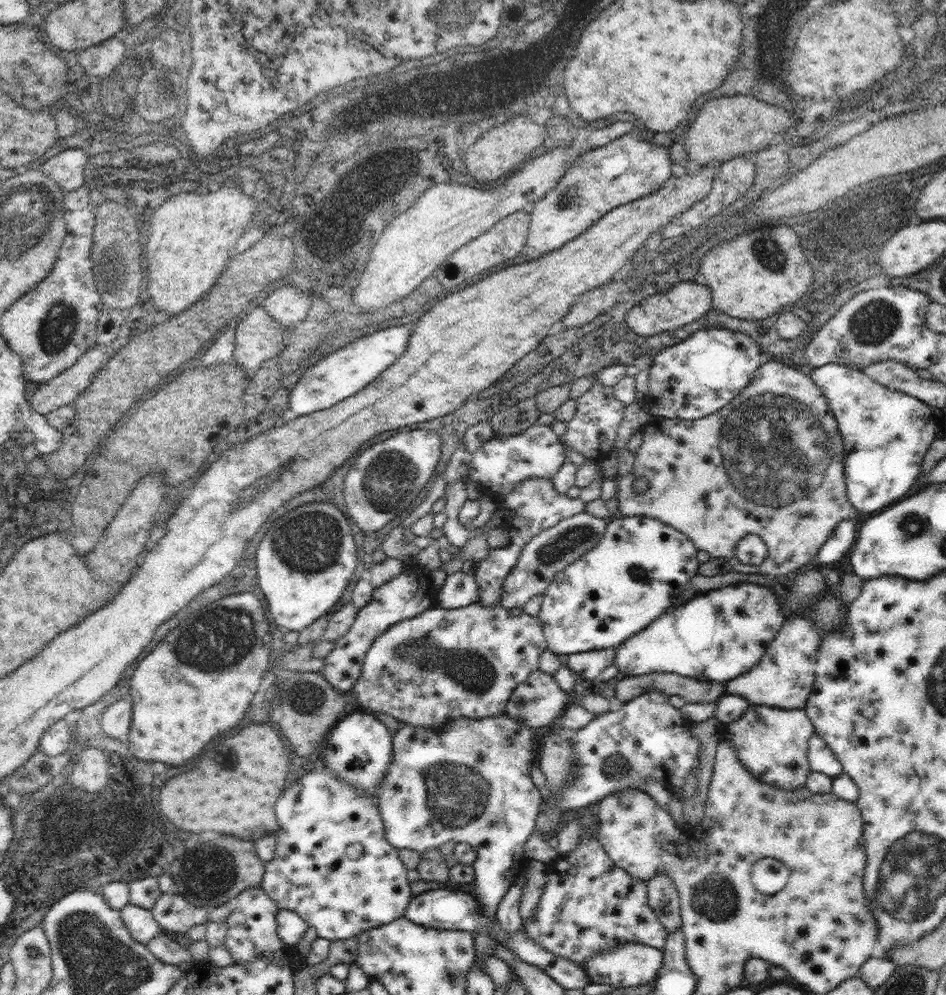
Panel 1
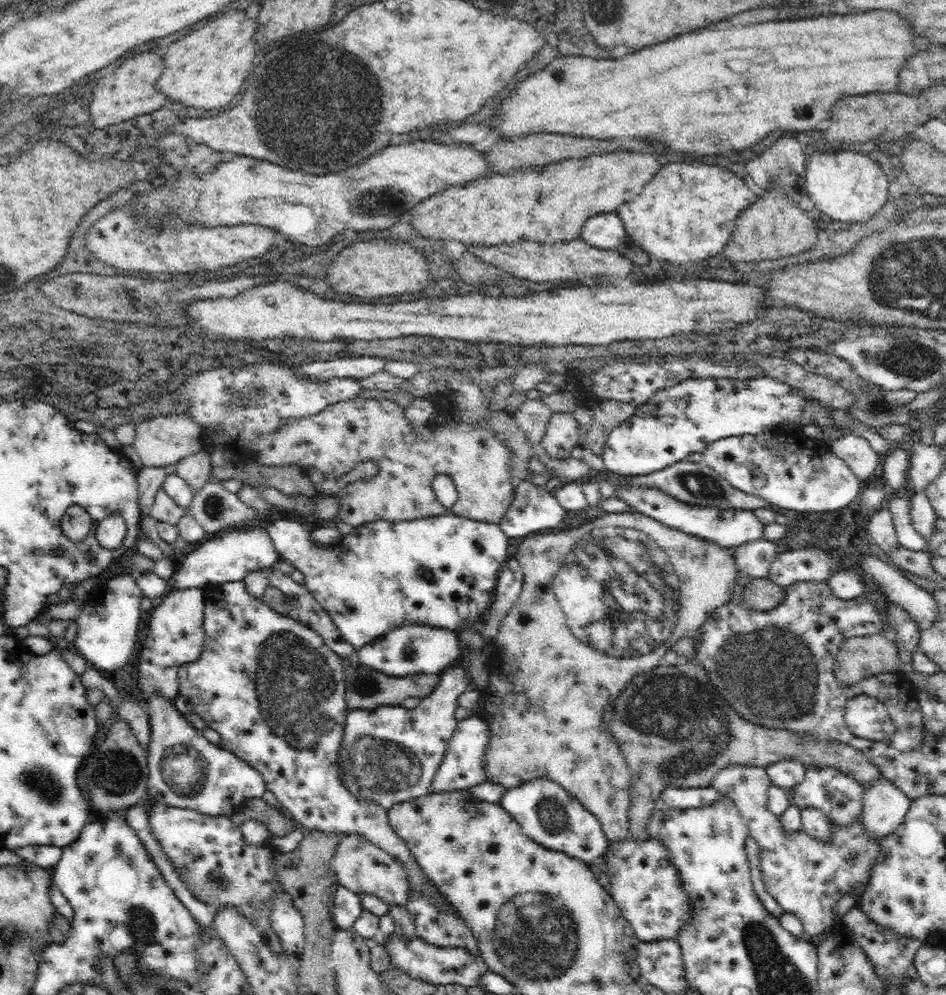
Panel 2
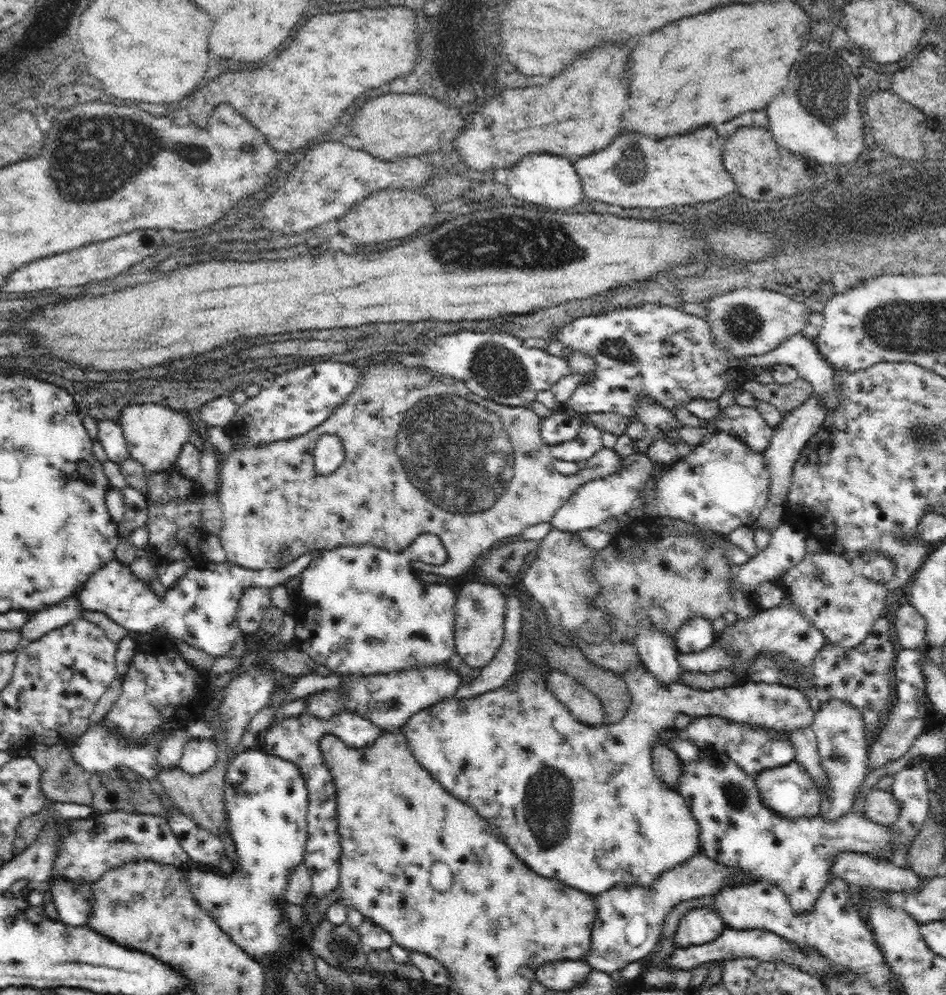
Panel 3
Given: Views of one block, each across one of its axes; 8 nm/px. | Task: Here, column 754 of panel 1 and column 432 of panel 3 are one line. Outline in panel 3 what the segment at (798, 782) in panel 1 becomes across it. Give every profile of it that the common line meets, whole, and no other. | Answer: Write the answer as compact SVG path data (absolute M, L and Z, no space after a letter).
M644 665L630 667L628 672L622 677L626 682L630 693L632 693L632 706L626 712L626 715L620 722L604 723L603 725L587 725L577 721L572 717L570 710L558 701L557 697L548 690L546 686L546 677L549 671L538 670L533 667L526 667L522 672L514 674L514 681L511 680L504 686L485 694L468 698L468 700L453 699L444 700L418 711L403 726L404 737L410 745L415 759L436 779L440 784L454 796L463 800L482 819L486 819L493 826L494 830L509 844L512 852L524 863L526 863L534 872L546 878L558 879L560 882L578 889L579 891L598 895L601 892L610 890L618 884L636 884L648 888L658 876L682 862L692 858L696 852L700 851L700 839L698 839L698 822L689 812L684 797L665 784L652 769L653 747L660 743L664 732L674 727L674 720L679 713L684 713L691 718L706 717L707 715L720 716L727 720L738 723L748 723L753 726L772 728L773 730L788 731L796 730L800 727L808 727L814 722L816 712L810 708L810 702L800 689L783 686L780 684L767 684L752 681L746 681L741 684L729 687L728 689L716 688L712 691L702 691L692 689L684 684L659 684L653 675Z

